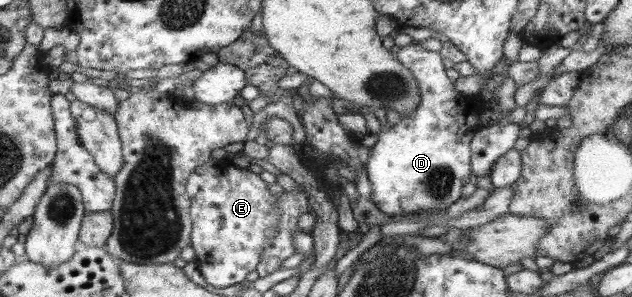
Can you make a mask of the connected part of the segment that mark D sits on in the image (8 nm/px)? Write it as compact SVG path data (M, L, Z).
M413 42L400 47L395 53L396 60L412 72L421 89L421 105L410 114L402 116L400 123L389 123L387 128L380 128L376 134L378 141L370 150L369 161L365 168L368 172L372 194L371 201L386 215L394 217L400 214L423 213L428 211L444 212L462 196L462 186L472 180L470 174L470 140L480 130L478 114L487 101L485 94L467 97L457 91L456 83L446 74L441 54L426 50L424 46Z

